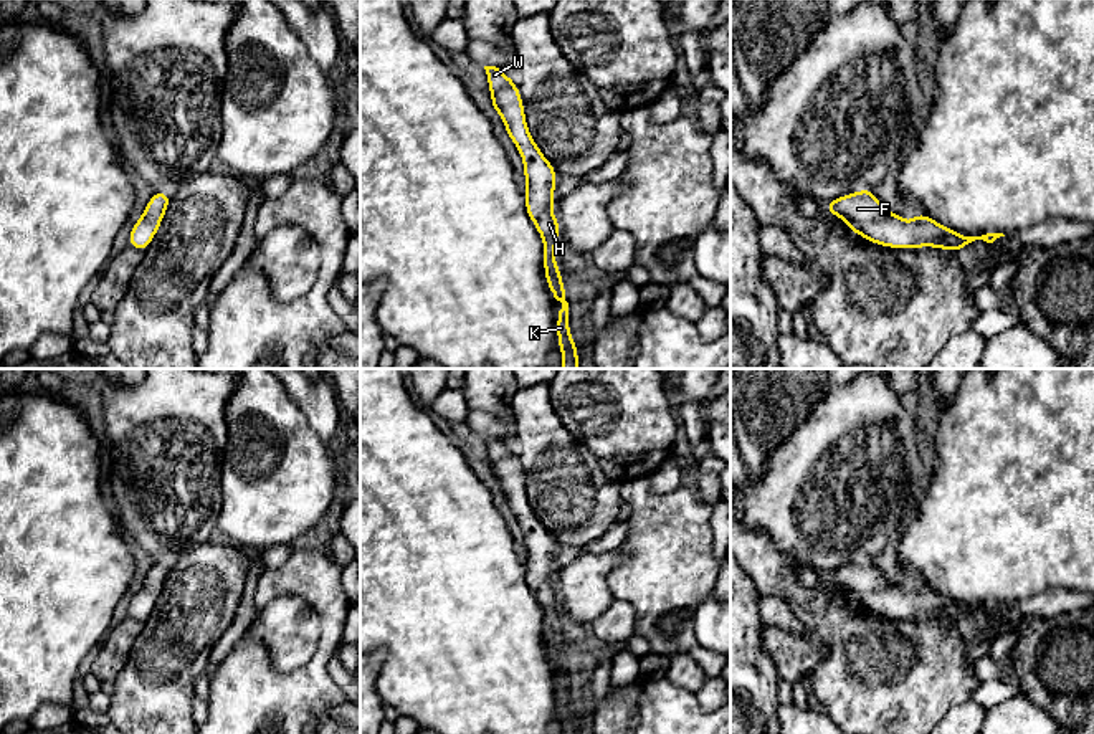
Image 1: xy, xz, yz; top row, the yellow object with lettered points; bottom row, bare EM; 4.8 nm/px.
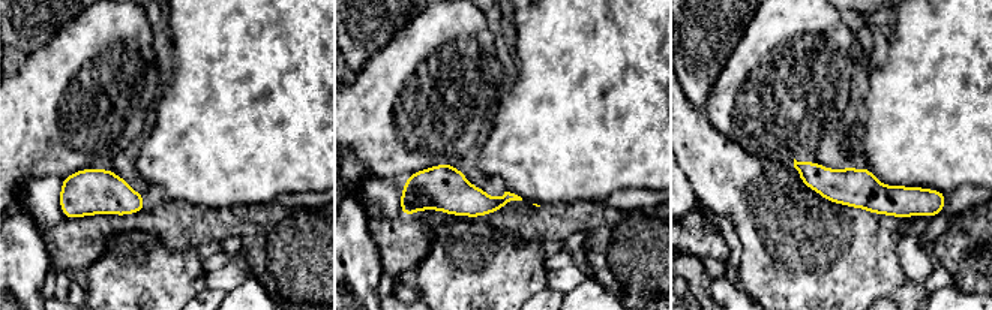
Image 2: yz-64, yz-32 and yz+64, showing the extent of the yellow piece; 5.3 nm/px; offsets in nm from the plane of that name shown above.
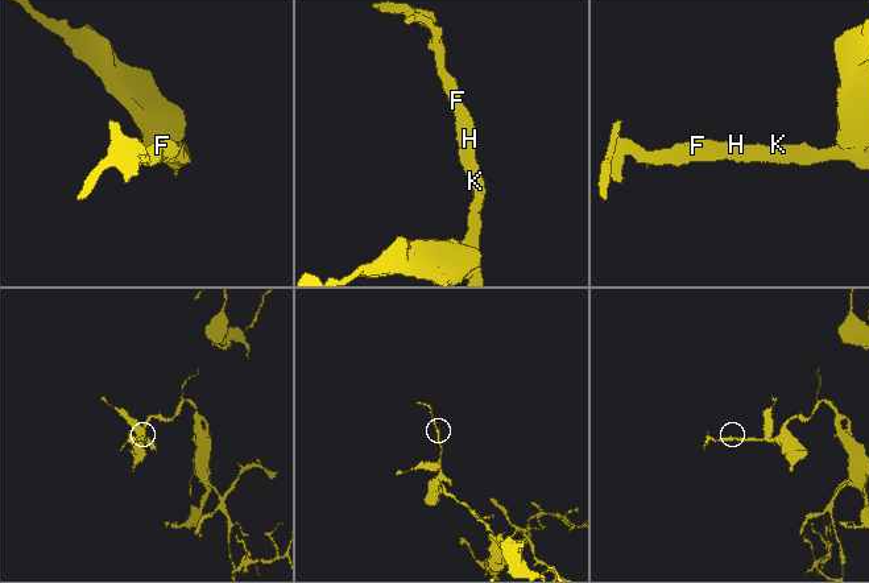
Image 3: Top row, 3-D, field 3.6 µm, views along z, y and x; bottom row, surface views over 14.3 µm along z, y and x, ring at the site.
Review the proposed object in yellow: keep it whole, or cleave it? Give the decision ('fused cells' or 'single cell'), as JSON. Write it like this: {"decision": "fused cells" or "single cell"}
{"decision": "single cell"}

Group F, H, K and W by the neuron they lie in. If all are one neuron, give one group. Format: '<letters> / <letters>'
F H K W

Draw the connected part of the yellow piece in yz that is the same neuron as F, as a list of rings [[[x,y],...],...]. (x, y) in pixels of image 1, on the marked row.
[[[871,188],[828,200],[825,210],[846,222],[854,235],[887,248],[942,248],[958,253],[968,243],[983,240],[993,243],[1003,233],[965,236],[937,223],[924,213],[904,222],[901,213],[891,213]]]

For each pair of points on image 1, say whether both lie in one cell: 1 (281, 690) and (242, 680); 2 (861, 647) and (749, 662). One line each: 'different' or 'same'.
1: same
2: different

